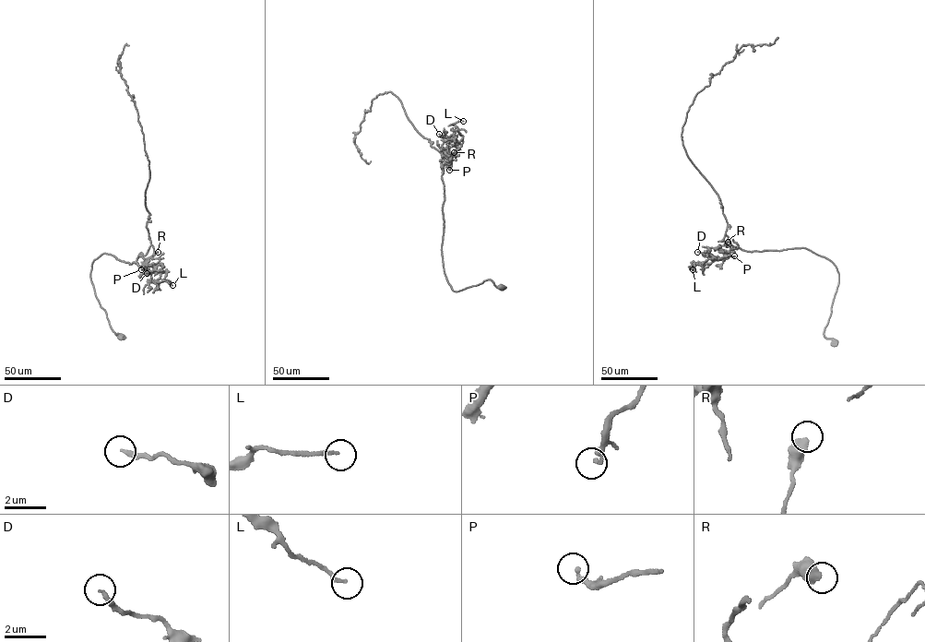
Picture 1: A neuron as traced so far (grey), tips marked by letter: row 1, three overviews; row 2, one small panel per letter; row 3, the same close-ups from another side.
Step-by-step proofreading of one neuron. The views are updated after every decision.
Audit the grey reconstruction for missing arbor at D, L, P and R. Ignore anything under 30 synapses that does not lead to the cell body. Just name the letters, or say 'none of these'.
none of these

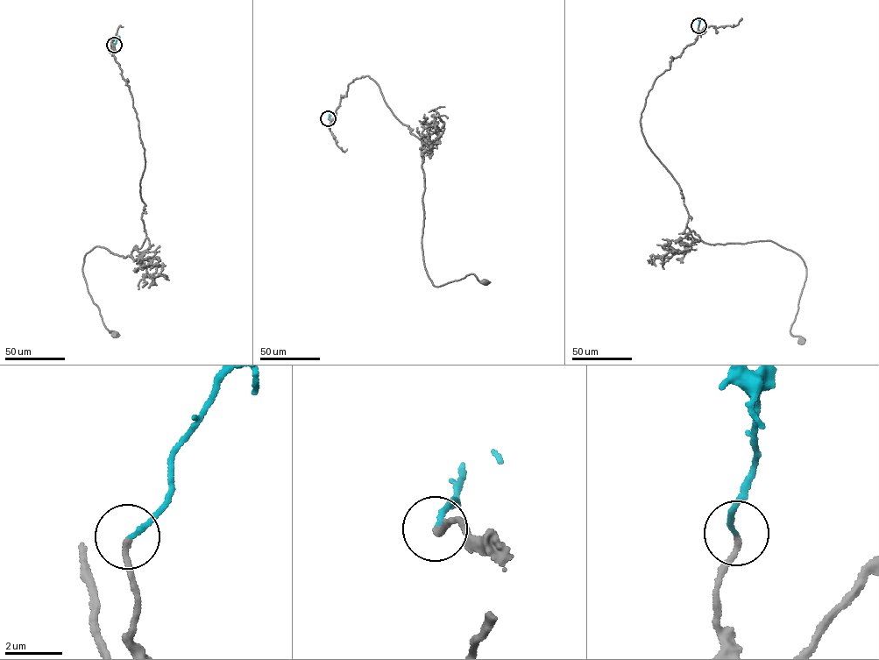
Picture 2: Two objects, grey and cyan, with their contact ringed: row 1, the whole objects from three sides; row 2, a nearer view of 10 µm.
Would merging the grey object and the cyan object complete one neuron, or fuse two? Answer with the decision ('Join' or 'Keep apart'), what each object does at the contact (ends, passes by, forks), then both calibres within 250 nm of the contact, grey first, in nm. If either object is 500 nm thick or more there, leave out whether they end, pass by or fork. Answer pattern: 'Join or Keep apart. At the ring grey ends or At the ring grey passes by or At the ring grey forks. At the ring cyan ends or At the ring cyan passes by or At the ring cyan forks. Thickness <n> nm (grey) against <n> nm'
Join. At the ring grey ends. At the ring cyan ends. Thickness 200 nm (grey) against 160 nm

